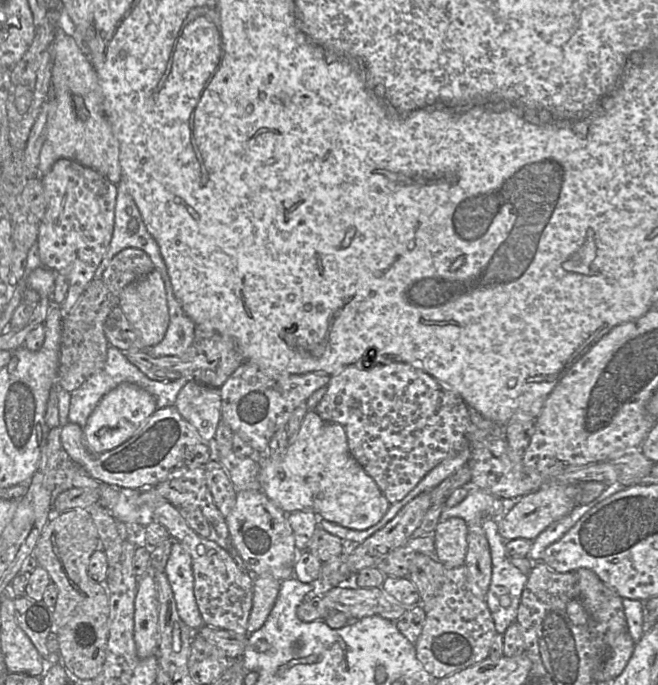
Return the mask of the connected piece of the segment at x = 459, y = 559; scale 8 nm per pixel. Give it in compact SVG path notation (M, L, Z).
M457 517L440 521L433 532L435 557L446 569L464 564L467 552L466 522Z

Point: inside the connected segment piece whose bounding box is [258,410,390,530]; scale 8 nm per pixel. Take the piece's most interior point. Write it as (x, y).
(317, 473)

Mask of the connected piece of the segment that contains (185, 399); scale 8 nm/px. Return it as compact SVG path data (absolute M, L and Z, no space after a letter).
M188 381L179 391L174 406L203 441L213 443L217 427L222 421L218 388Z

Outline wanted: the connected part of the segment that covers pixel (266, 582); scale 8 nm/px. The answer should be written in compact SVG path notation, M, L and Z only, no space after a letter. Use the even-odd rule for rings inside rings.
M271 577L253 579L253 603L247 624L247 633L260 629L266 622L279 594L281 582Z

